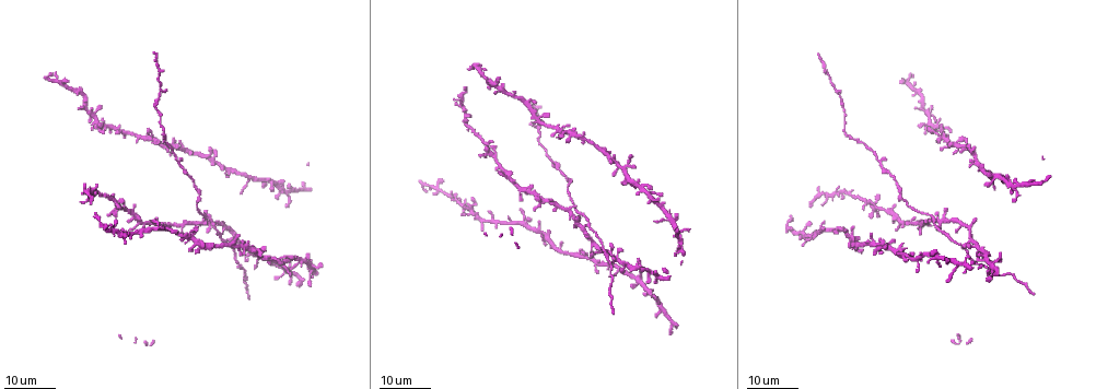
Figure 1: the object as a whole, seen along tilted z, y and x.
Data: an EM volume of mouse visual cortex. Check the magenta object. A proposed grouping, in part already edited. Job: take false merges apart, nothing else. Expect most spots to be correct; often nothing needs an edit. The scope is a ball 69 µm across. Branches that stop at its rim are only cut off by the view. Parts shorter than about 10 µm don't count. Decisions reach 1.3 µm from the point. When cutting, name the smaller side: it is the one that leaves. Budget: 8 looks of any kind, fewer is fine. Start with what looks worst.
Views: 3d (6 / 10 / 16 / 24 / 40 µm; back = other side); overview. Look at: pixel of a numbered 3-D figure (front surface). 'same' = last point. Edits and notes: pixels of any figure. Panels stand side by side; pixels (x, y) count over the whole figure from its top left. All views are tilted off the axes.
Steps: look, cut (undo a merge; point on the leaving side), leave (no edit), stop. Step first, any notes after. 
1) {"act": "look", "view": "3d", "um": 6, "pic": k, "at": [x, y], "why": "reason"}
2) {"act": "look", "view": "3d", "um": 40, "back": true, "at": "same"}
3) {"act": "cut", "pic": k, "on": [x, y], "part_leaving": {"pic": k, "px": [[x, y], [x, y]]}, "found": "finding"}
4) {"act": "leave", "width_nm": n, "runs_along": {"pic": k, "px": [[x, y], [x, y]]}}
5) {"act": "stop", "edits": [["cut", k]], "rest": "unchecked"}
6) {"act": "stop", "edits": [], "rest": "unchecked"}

{"act": "look", "view": "3d", "um": 24, "pic": 1, "at": [162, 132], "why": "sudden change in width"}

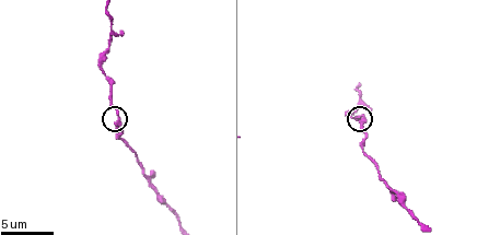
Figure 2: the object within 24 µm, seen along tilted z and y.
{"act": "look", "view": "3d", "um": 10, "pic": 2, "at": [365, 117]}

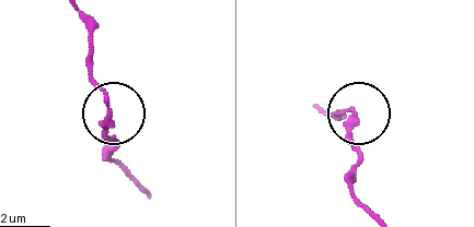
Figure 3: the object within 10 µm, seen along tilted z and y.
{"act": "leave", "runs_along": {"pic": 3, "px": [[143, 193], [112, 162], [108, 97], [90, 56]]}, "found": "one cell here"}

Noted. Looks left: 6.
{"act": "look", "view": "3d", "um": 24, "pic": 1, "at": [74, 90], "why": "three-way junction"}

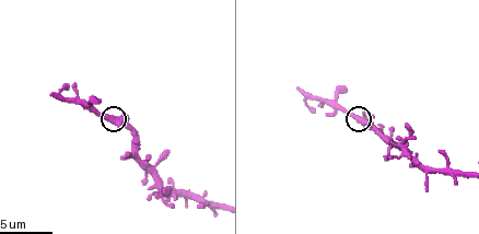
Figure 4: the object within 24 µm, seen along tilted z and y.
{"act": "look", "view": "3d", "um": 10, "pic": 4, "at": [357, 118]}

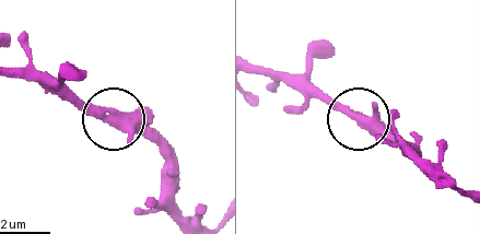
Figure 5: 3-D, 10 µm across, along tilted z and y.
{"act": "leave", "found": "one cell here"}

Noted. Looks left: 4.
{"act": "look", "view": "3d", "um": 24, "pic": 1, "at": [899, 219], "why": "small branch off a trunk"}

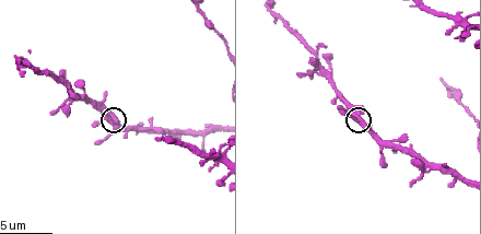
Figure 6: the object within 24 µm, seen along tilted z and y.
{"act": "look", "view": "3d", "um": 6, "pic": 6, "at": [111, 123]}

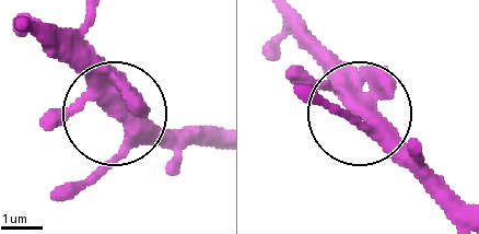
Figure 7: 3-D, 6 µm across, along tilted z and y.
{"act": "leave", "arms": 3, "runs_along": {"pic": 7, "px": [[374, 101], [367, 121], [446, 201]]}, "found": "all the same cell"}

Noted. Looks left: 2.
{"act": "look", "view": "3d", "um": 10, "pic": 2, "at": [102, 73], "why": "thick turns thin"}

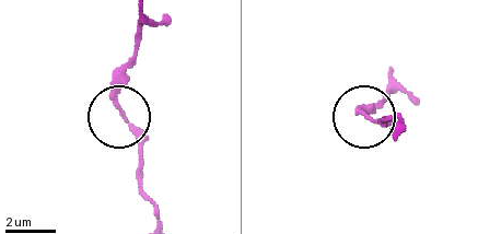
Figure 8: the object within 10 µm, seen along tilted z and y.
{"act": "look", "view": "3d", "um": 6, "pic": 8, "at": [368, 118]}

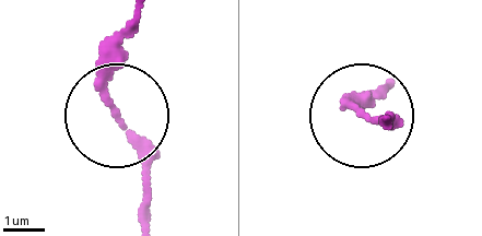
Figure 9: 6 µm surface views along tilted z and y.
{"act": "leave", "found": "continuous, no second cell"}

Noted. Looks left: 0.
{"act": "stop", "edits": [], "rest": "unchecked"}

